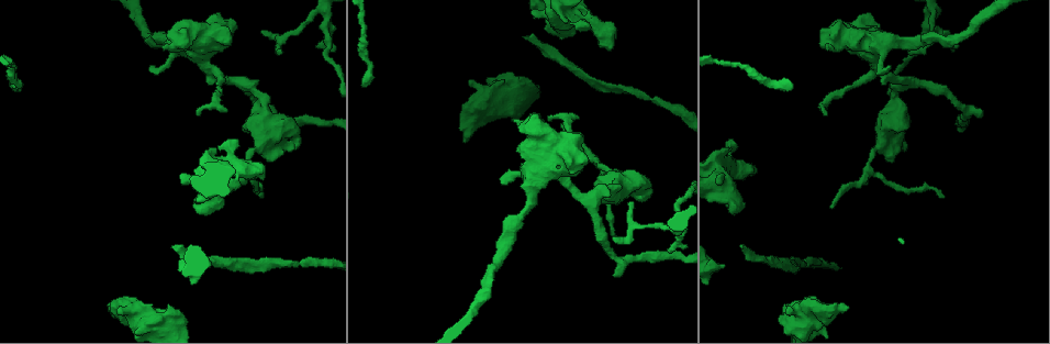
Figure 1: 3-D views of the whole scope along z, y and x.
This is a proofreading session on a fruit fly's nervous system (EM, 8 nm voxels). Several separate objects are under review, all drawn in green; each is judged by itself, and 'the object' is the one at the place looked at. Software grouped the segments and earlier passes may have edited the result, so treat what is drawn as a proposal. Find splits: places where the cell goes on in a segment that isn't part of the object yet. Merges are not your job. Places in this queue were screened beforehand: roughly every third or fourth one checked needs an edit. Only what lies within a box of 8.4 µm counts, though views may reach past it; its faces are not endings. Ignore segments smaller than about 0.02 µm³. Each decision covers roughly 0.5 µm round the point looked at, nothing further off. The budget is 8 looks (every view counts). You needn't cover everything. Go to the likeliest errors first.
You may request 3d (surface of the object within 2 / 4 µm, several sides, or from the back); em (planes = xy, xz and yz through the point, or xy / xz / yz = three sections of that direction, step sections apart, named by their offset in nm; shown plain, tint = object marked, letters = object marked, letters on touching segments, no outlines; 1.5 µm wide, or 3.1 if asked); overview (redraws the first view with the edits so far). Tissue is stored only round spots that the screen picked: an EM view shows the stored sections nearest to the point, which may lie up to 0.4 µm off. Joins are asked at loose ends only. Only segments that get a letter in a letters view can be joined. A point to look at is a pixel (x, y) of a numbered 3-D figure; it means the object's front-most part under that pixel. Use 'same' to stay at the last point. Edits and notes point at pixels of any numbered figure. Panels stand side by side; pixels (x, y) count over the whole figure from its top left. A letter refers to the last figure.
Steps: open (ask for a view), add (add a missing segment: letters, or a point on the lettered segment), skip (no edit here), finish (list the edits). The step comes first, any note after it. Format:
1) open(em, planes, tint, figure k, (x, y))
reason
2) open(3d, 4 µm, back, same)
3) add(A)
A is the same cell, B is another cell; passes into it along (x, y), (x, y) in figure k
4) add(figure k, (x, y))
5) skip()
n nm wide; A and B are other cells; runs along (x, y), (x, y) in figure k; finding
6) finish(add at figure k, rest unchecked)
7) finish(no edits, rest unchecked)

open(em, planes, letters, figure 1, (171, 246))
branch stops here

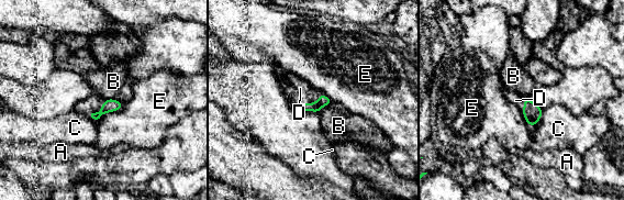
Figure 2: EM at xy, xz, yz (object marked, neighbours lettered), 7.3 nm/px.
add(D)
D is the same cell, A, B, C and E are other cells; passes into it along (322, 100), (319, 97), (300, 88) in figure 2; it goes on there

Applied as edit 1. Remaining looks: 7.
open(em, planes, letters, figure 1, (317, 46))
branch stops here

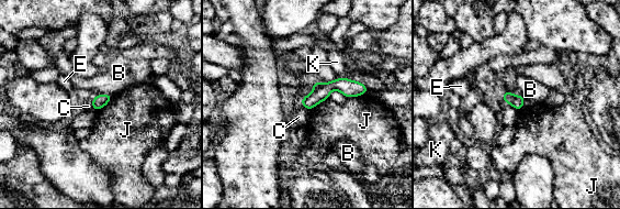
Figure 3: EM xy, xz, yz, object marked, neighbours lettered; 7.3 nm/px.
skip()
100 nm wide; B, C, E, J and K are other cells; runs along (363, 88), (330, 86), (304, 102) in figure 3; none of them fits

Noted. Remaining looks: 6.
open(em, planes, letters, figure 1, (848, 307))

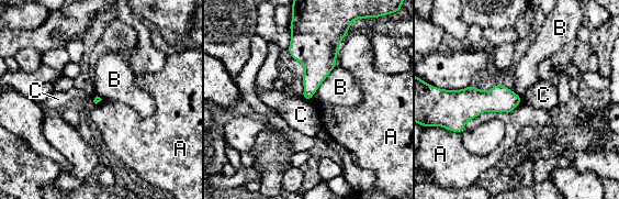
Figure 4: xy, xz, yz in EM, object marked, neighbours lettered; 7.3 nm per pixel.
skip()
A, B and C are other cells; border along (336, 66), (310, 100) in figure 4; no lettered segment goes on from it

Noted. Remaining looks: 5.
finish(add at figure 2, rest unchecked)

